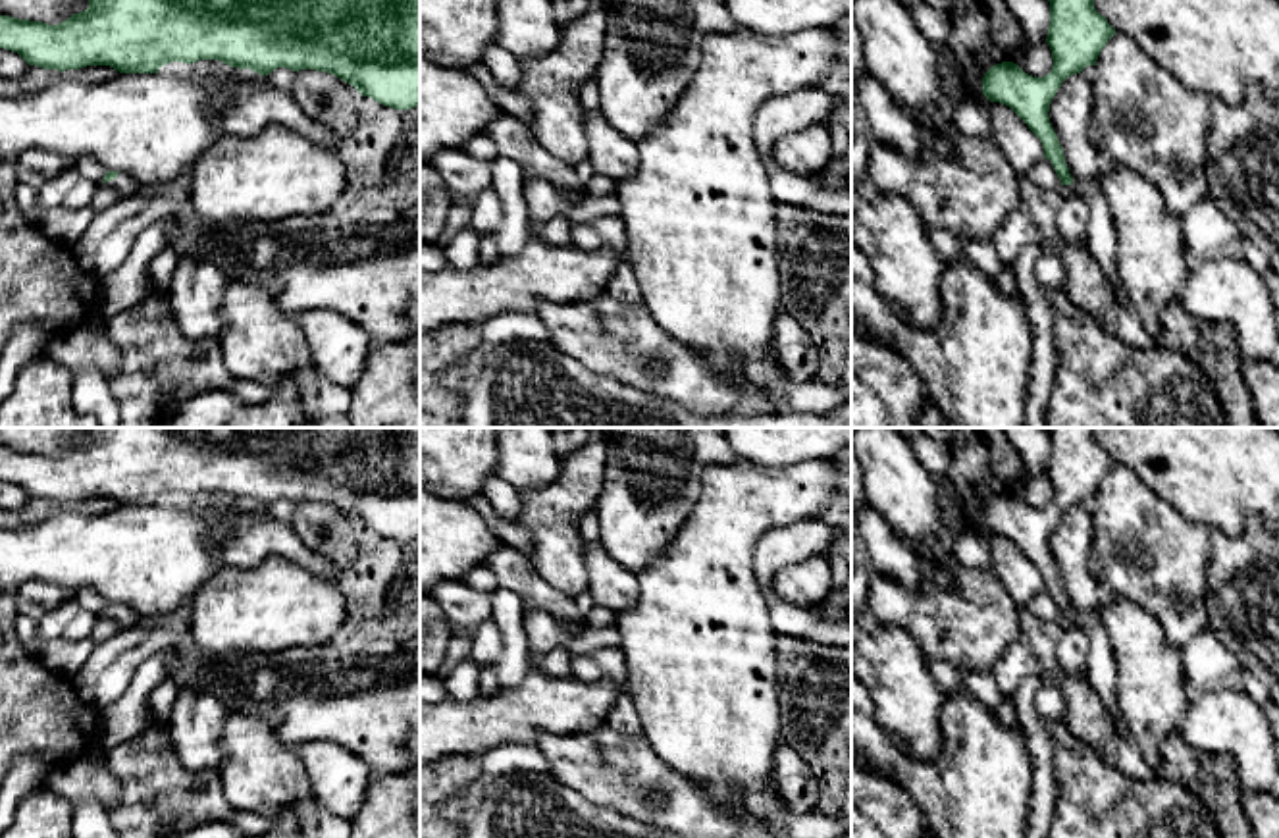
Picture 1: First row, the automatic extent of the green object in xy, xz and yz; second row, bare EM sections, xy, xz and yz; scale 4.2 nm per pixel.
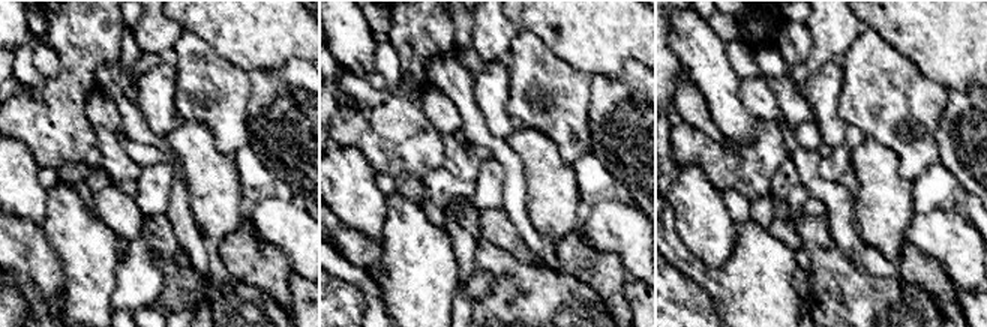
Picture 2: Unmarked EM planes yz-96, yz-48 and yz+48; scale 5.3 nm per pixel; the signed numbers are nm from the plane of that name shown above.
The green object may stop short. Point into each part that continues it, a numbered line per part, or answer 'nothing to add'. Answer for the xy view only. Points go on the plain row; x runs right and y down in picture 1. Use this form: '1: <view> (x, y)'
1: xy (122, 615)

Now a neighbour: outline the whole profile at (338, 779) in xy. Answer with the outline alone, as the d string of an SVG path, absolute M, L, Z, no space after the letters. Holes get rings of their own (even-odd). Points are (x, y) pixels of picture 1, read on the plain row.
M310 742L299 747L312 798L333 815L354 819L372 782L366 761L333 742Z

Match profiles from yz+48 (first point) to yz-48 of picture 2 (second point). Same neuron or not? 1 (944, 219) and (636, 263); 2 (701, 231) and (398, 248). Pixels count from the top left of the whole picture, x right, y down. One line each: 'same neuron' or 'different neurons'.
1: same neuron
2: different neurons

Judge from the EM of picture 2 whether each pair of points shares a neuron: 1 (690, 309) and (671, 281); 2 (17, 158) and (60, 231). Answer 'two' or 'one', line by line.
1: one
2: two

